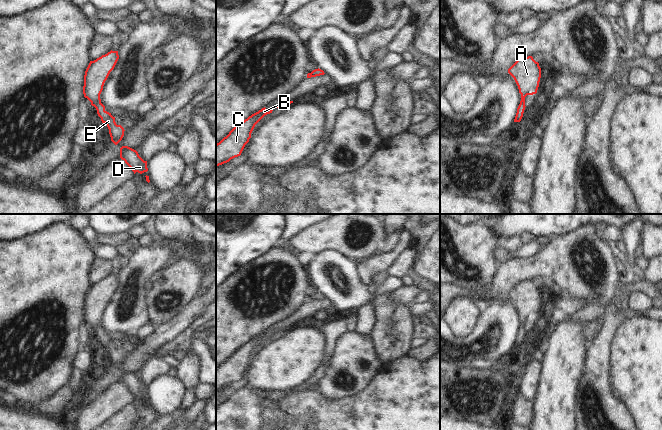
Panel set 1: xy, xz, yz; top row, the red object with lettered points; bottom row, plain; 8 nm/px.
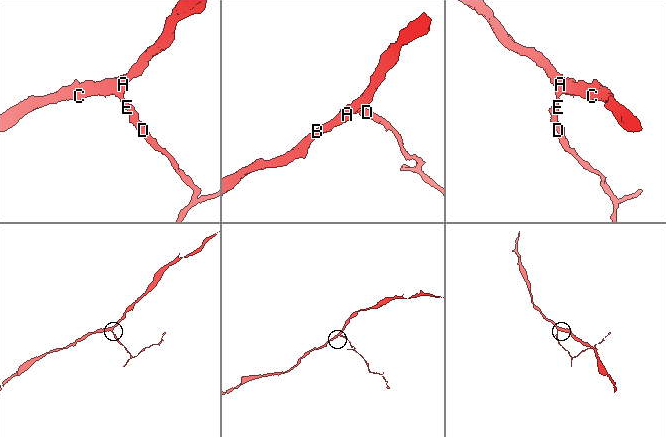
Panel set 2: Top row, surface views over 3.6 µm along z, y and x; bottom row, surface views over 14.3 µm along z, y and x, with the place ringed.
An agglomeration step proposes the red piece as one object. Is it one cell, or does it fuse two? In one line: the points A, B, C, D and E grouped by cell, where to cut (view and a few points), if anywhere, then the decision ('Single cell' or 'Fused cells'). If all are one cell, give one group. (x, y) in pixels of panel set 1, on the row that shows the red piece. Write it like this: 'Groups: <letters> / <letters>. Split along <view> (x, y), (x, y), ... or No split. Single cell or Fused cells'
Groups: A B C D E. No split. Single cell.

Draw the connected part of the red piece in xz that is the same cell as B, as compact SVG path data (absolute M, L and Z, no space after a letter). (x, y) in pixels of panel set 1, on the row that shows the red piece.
M265 107L252 114L243 122L234 127L229 134L216 144L216 167L229 162L231 159L241 155L245 145L251 138L255 125L273 109Z

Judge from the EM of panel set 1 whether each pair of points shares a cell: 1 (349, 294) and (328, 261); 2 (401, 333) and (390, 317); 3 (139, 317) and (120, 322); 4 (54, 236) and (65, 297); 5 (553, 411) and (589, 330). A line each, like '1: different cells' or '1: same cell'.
1: same cell
2: same cell
3: same cell
4: same cell
5: different cells

